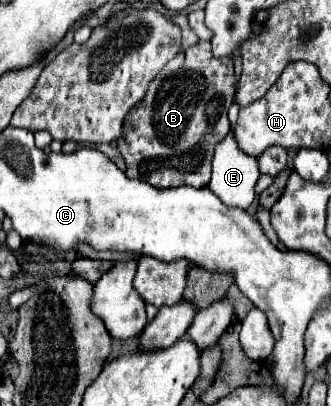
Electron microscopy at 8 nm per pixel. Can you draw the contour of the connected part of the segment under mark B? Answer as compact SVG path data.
M198 41L194 47L180 51L162 69L160 77L150 83L146 97L126 117L122 137L118 139L118 149L126 161L126 175L130 179L140 179L160 189L178 185L206 187L206 181L210 181L210 161L214 155L214 147L230 131L228 109L236 93L234 83L234 63L214 59L208 41Z

